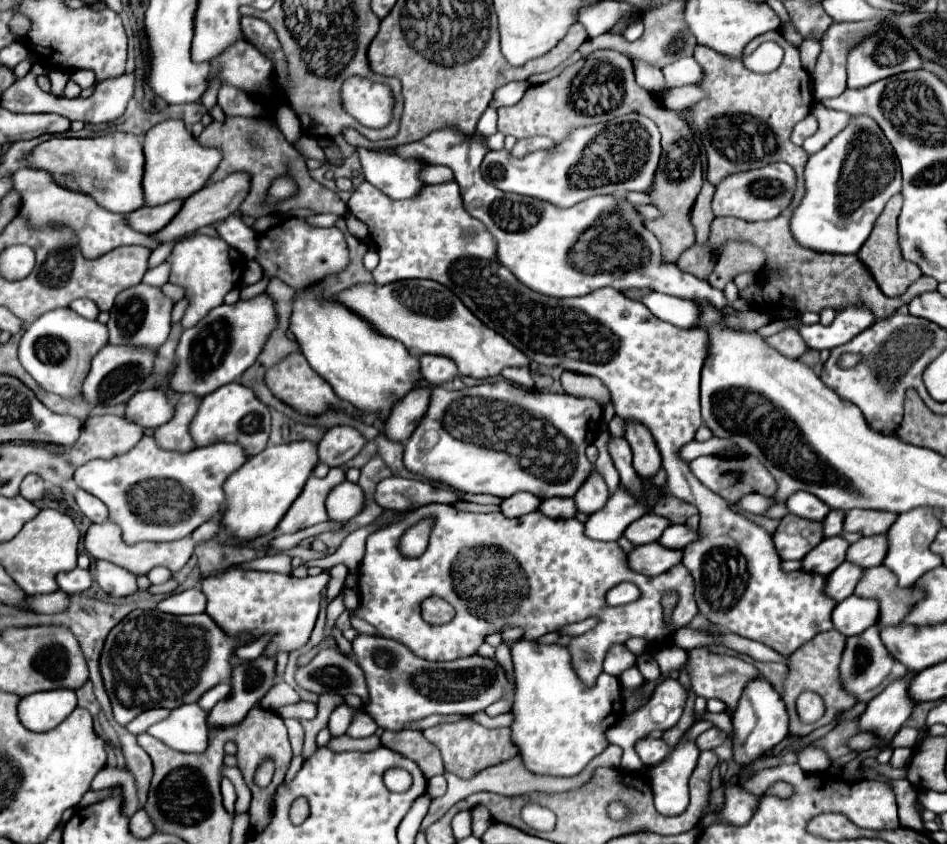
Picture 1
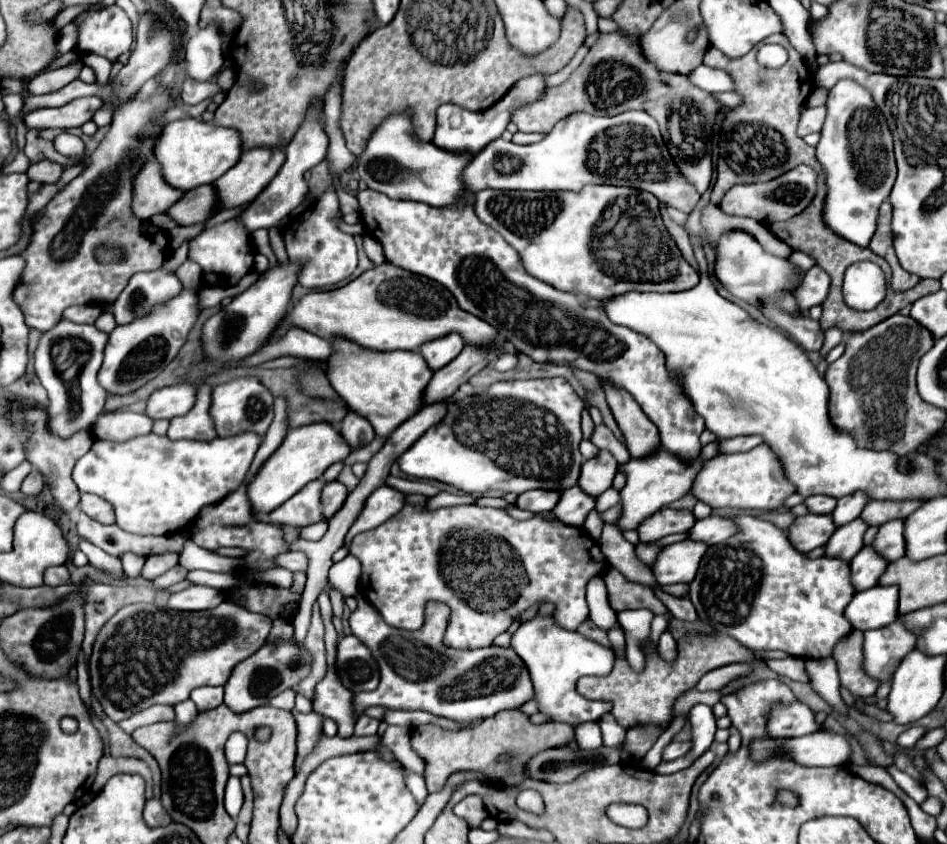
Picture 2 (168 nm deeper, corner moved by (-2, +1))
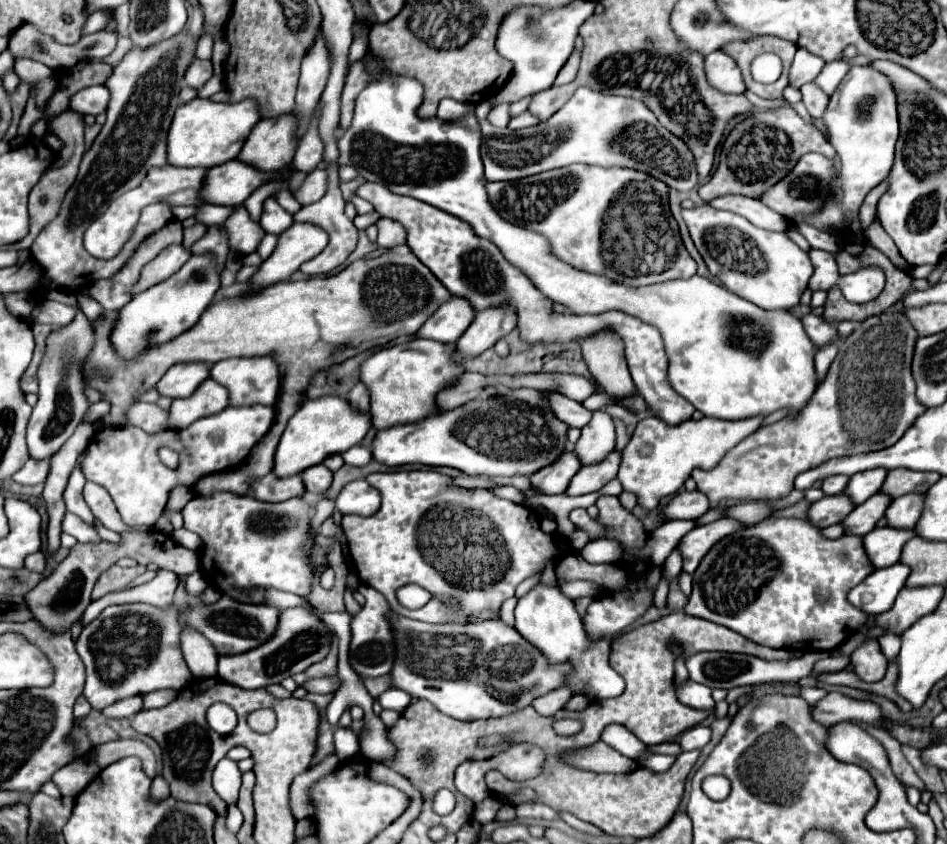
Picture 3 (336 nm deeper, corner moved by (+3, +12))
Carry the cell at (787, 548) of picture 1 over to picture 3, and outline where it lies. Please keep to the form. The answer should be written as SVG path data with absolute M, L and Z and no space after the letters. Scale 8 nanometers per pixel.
M846 494L824 496L822 500L818 500L810 506L808 520L812 520L820 528L826 528L830 524L842 522L852 510L854 510L854 502Z

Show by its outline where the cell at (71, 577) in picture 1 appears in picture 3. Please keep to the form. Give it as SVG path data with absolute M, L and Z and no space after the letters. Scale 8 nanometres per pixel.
M42 552L30 554L24 560L24 568L28 568L30 572L44 572L44 566L46 566L46 560L44 560L44 554Z

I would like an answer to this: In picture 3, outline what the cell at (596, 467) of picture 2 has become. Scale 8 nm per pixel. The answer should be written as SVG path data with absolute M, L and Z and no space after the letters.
M598 410L592 414L592 420L582 428L582 436L576 442L574 450L578 452L582 464L594 464L602 460L610 450L614 450L614 422L612 418Z

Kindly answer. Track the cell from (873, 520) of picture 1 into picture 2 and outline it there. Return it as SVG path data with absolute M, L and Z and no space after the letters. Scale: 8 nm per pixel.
M869 501L859 517L867 525L879 527L879 525L893 521L893 519L905 519L919 505L921 505L921 501Z

